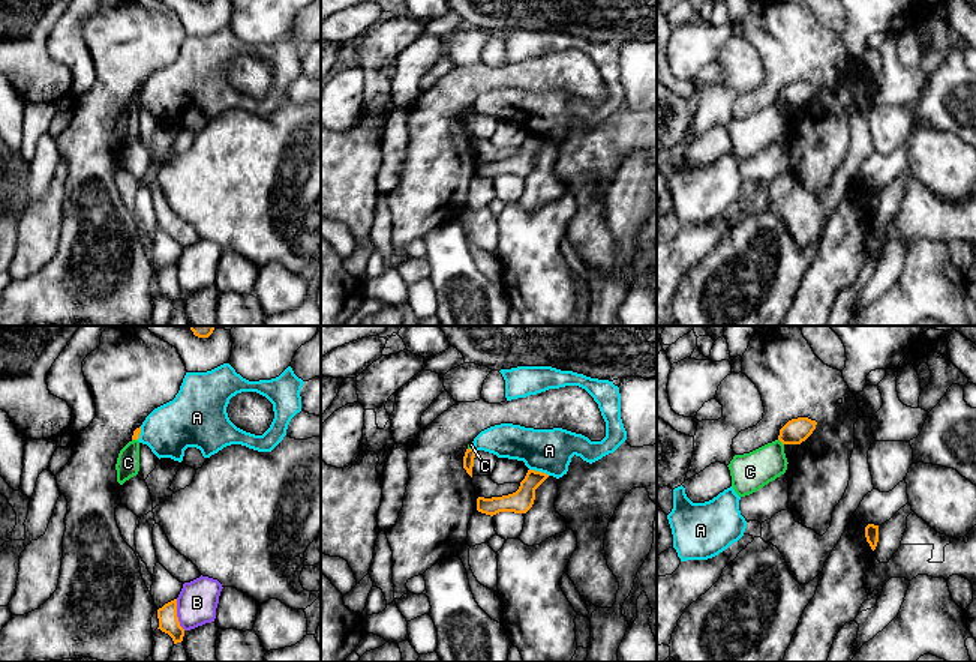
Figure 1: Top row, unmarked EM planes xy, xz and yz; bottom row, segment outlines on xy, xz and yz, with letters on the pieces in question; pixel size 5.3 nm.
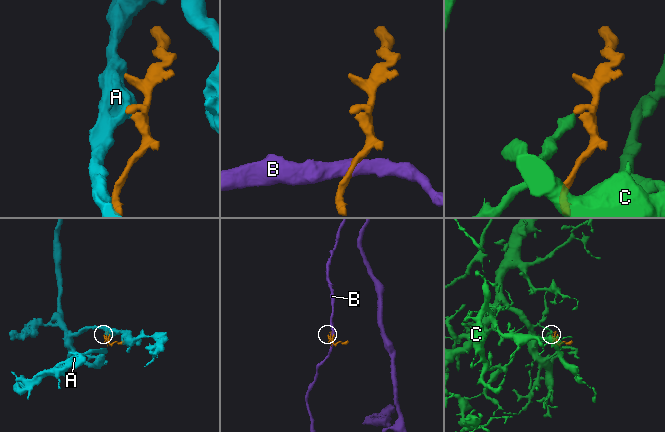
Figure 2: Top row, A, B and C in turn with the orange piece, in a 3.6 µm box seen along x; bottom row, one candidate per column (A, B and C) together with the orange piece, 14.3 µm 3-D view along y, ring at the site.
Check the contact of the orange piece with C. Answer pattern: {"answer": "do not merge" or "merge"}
{"answer": "do not merge"}

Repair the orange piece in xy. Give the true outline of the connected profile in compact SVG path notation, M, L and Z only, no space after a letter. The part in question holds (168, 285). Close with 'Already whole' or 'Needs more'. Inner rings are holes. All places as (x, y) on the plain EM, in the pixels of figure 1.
M177 263L165 267L157 273L159 291L162 296L168 297L174 308L181 306L184 300L184 293L180 290L177 281Z. Already whole

